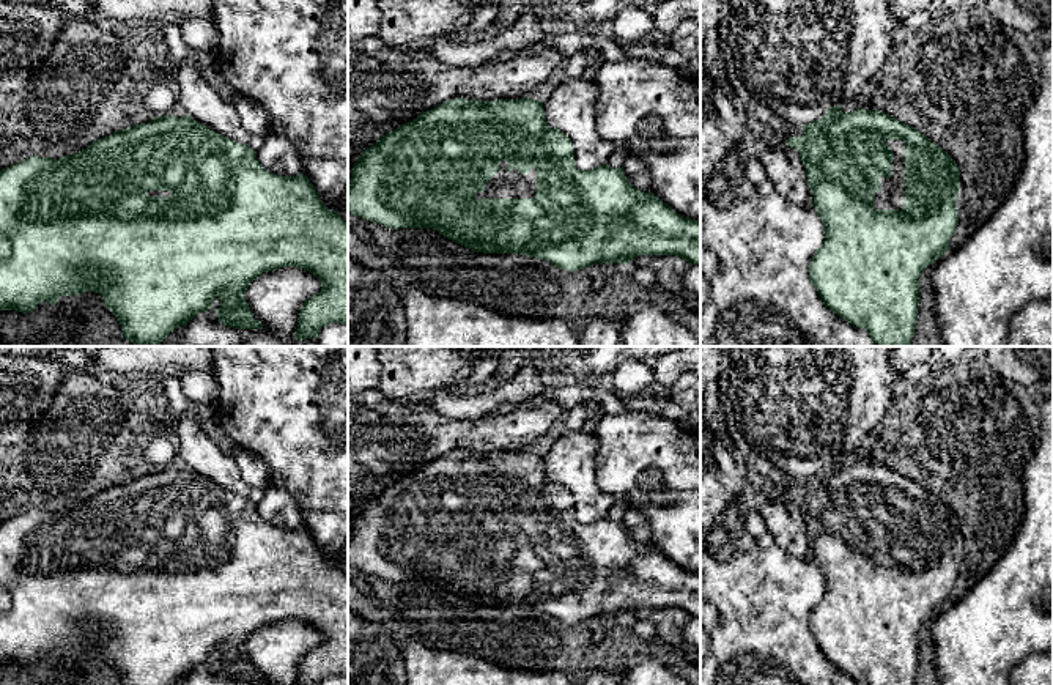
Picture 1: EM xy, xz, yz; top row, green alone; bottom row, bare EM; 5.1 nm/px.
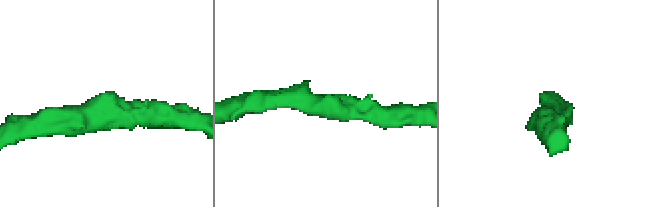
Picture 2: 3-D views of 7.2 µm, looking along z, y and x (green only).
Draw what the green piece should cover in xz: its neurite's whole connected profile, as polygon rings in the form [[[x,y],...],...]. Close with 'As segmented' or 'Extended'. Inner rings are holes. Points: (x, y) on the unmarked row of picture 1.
[[[530,450],[497,454],[450,452],[387,485],[373,499],[364,504],[351,523],[351,534],[348,535],[348,565],[392,583],[431,581],[474,605],[535,609],[548,613],[551,617],[565,624],[578,624],[598,616],[628,617],[639,608],[675,608],[685,611],[689,617],[700,619],[700,573],[683,570],[650,543],[642,545],[633,540],[623,520],[614,521],[603,517],[593,523],[579,523],[575,505],[571,491],[548,477],[543,454]]]. Extended

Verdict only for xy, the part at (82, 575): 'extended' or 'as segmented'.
extended

